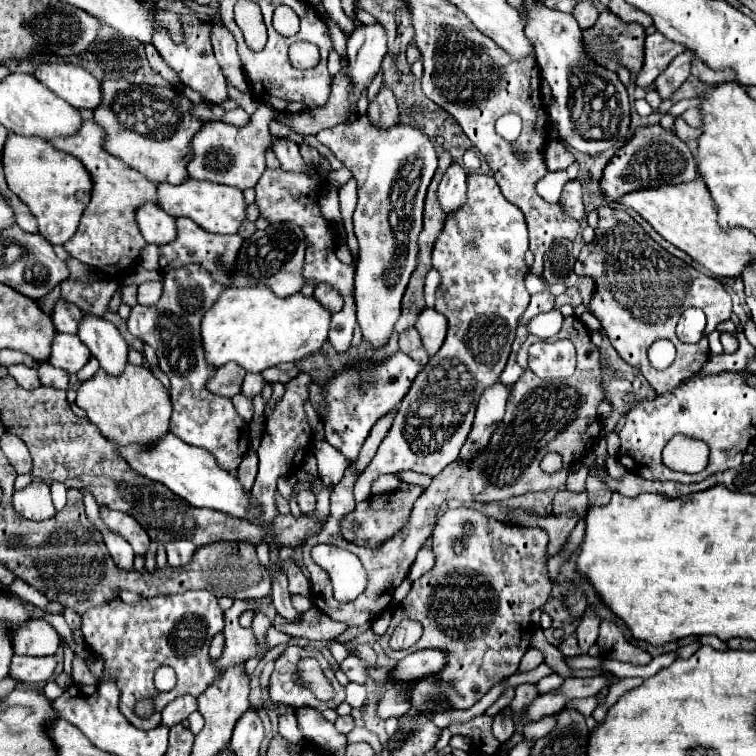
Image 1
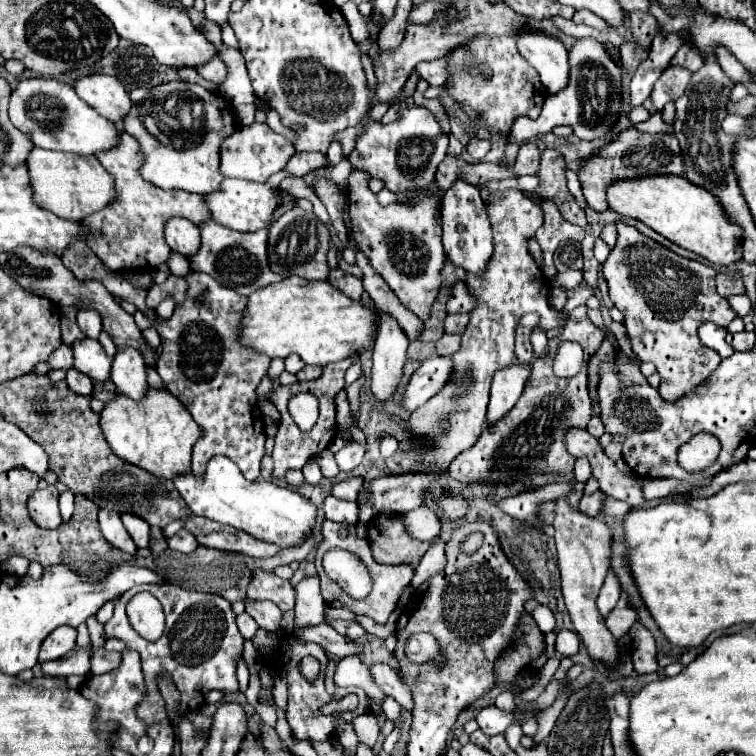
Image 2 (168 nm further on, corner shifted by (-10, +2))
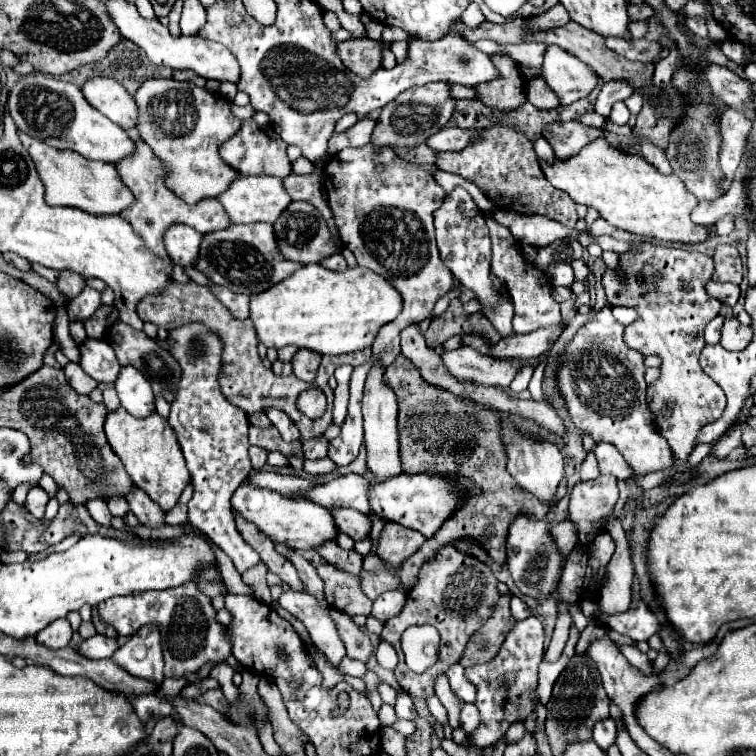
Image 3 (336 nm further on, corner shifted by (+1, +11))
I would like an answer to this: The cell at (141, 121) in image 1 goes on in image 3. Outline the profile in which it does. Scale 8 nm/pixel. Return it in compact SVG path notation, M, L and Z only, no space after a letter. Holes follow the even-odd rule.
M147 79L133 95L139 117L137 131L141 139L153 149L153 155L163 163L167 175L165 185L183 197L189 205L201 201L201 197L217 197L223 193L237 173L221 161L217 147L237 133L241 121L231 113L231 103L215 93L209 93L205 87L197 87L191 81L175 79ZM177 103L179 113L175 121L169 121L165 115L167 105Z

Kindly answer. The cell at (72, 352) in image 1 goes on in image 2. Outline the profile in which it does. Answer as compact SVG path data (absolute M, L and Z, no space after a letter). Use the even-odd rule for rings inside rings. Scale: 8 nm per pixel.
M84 338L72 344L74 348L74 368L82 374L90 376L96 382L110 380L112 370L112 356L108 356L98 340Z

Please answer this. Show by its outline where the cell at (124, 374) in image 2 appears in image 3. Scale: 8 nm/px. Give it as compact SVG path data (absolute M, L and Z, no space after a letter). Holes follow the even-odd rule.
M133 365L121 367L115 381L115 391L121 399L121 405L135 417L147 417L151 411L155 411L151 385Z

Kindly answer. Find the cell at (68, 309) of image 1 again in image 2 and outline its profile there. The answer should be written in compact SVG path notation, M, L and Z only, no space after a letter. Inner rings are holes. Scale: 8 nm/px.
M84 308L78 312L78 326L80 330L88 336L88 338L98 338L98 334L102 332L102 318L100 312L94 308Z

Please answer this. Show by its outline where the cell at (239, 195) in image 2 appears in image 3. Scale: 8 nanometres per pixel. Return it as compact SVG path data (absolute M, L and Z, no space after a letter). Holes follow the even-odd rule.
M239 175L217 199L225 207L225 213L233 223L273 223L291 203L287 191L283 189L283 179L273 175Z

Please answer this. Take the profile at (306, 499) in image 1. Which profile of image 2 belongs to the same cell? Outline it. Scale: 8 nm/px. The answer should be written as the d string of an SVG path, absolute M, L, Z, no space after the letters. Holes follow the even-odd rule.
M328 496L328 498L324 500L324 514L326 514L326 518L332 520L332 522L358 524L356 502L338 500L338 498L334 498L334 496Z

